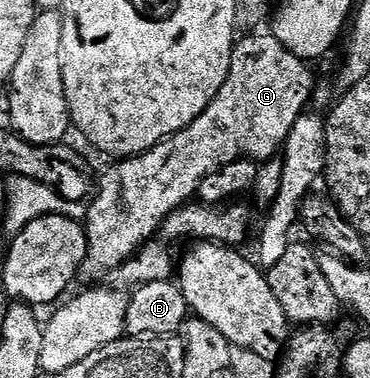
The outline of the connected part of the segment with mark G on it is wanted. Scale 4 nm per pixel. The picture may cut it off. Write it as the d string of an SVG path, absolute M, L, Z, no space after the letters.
M272 34L266 36L246 36L234 45L230 59L230 73L224 86L216 94L213 102L184 130L175 136L162 140L152 150L140 156L119 159L102 176L102 189L93 197L98 209L84 219L84 227L89 233L86 238L86 257L82 263L81 279L102 282L106 275L117 273L118 269L131 259L143 246L151 243L154 236L165 225L167 218L179 208L191 203L198 195L200 182L216 170L234 164L237 160L263 162L281 153L286 139L296 126L296 122L307 111L306 103L311 103L316 82L310 73L311 65L292 54Z

